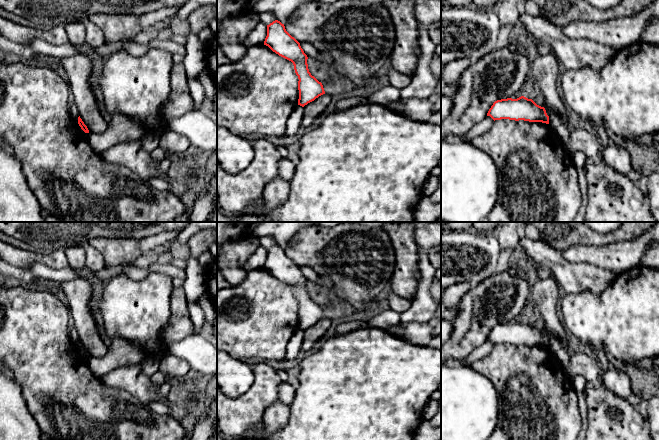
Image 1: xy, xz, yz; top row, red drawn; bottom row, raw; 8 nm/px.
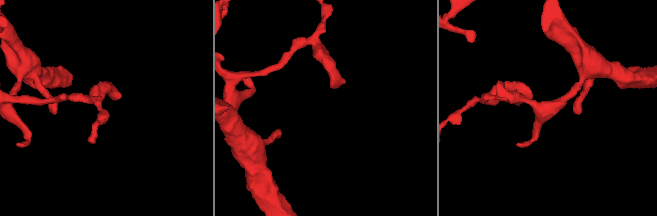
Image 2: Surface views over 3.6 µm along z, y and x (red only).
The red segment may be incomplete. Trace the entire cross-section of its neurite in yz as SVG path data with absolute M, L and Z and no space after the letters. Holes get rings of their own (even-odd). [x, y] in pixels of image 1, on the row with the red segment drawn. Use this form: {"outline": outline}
{"outline": "M524 96L517 99L507 98L495 101L487 116L490 116L494 121L509 119L549 124L549 116L545 108Z"}

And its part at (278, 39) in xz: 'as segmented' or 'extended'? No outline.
as segmented

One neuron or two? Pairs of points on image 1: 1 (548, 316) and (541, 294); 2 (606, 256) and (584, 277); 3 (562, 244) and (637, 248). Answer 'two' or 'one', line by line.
1: one
2: two
3: two

